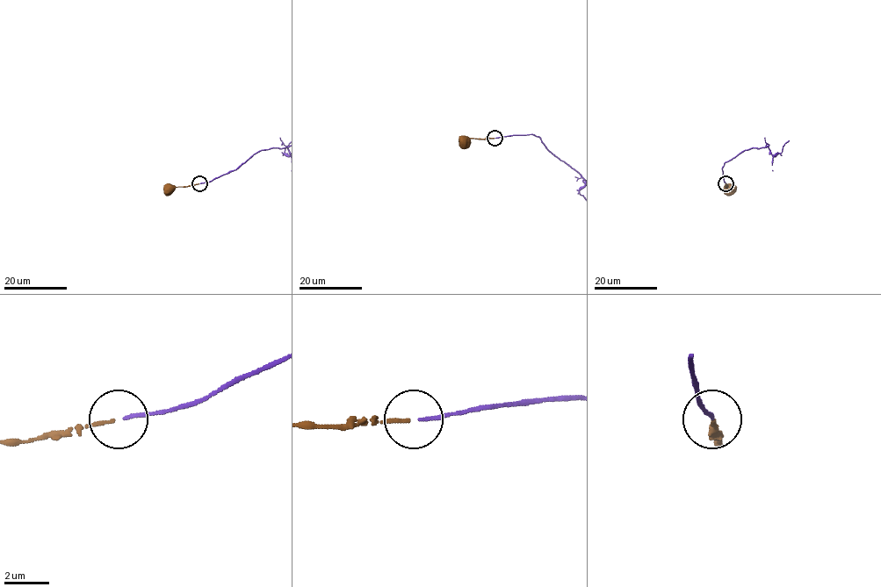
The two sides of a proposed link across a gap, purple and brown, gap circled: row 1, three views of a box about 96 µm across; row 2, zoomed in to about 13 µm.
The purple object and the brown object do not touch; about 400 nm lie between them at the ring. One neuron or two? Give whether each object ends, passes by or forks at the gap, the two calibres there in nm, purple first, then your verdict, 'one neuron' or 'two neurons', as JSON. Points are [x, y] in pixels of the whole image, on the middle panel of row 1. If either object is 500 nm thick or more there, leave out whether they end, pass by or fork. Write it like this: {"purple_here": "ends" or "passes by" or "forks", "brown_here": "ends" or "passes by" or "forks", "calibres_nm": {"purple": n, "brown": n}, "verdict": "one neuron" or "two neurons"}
{"purple_here": "ends", "brown_here": "ends", "calibres_nm": {"purple": 140, "brown": 150}, "verdict": "one neuron"}

